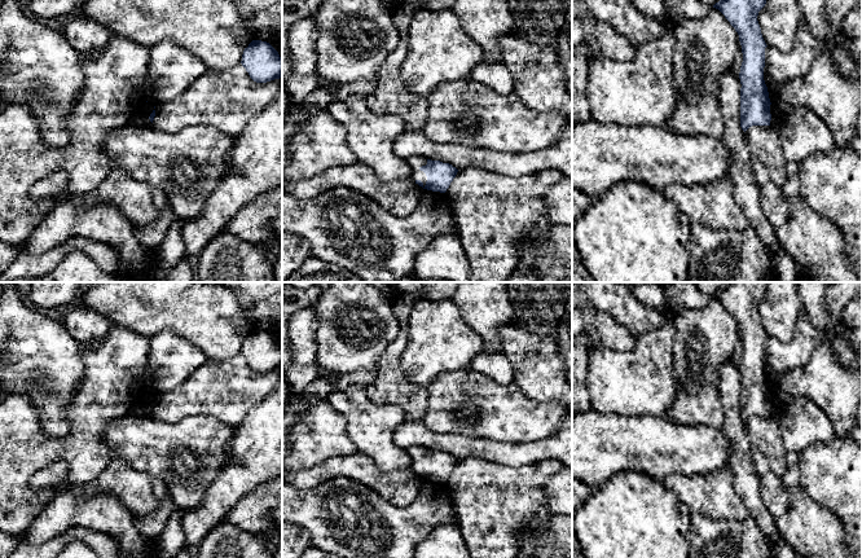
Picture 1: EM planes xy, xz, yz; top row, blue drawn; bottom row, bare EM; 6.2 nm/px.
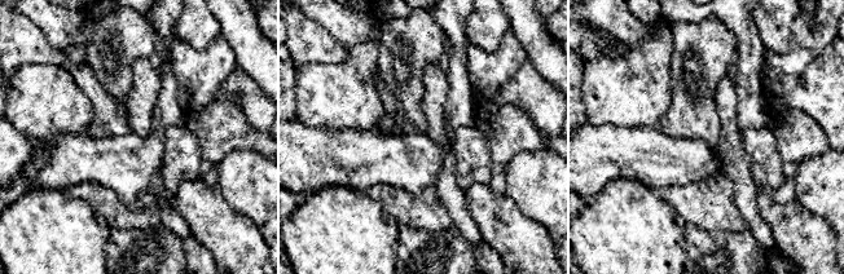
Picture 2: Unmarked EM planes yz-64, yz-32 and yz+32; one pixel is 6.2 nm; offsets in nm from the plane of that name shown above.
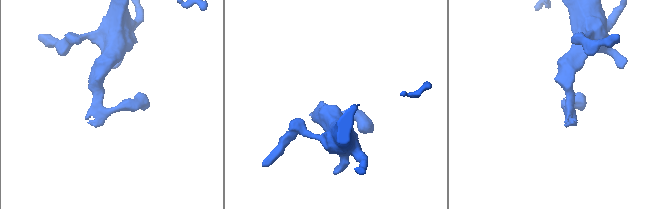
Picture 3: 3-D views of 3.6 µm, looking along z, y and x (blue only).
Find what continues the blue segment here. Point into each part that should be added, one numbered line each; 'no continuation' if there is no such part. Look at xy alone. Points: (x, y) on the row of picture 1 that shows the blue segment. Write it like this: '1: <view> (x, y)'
no continuation

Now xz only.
1: xz (414, 162)

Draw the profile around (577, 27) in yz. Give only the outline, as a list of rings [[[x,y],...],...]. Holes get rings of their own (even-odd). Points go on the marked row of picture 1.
[[[572,17],[572,47],[582,47],[585,40],[584,25],[580,18]]]

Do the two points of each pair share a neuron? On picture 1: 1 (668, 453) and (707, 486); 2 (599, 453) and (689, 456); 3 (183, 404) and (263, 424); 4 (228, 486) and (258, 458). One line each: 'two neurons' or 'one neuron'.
1: two neurons
2: one neuron
3: two neurons
4: one neuron

